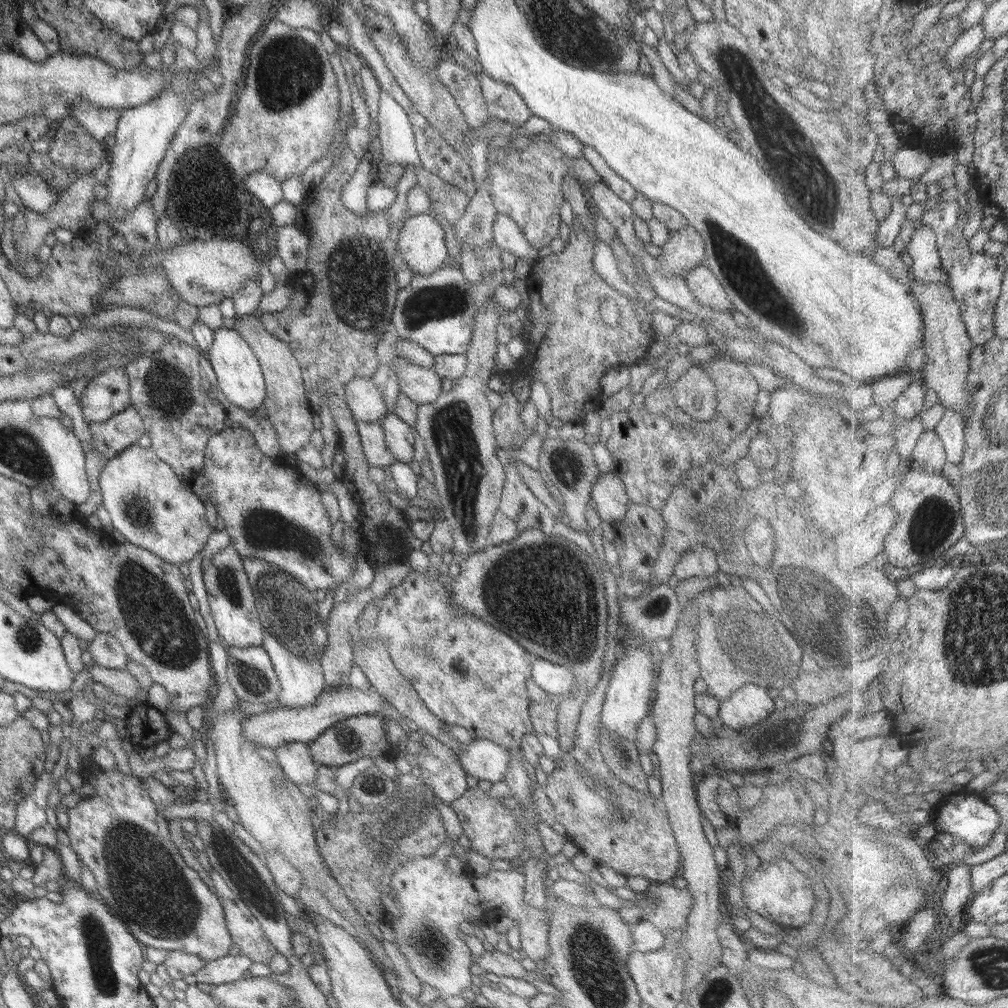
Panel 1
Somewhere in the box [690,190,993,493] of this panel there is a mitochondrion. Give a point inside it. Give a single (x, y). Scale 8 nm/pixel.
(735, 257)

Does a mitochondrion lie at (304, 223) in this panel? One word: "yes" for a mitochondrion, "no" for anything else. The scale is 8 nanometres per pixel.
no

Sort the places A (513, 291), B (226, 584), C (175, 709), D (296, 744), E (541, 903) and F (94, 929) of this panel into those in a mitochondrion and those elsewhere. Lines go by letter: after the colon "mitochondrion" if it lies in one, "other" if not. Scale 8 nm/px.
A: other
B: mitochondrion
C: other
D: other
E: other
F: mitochondrion

